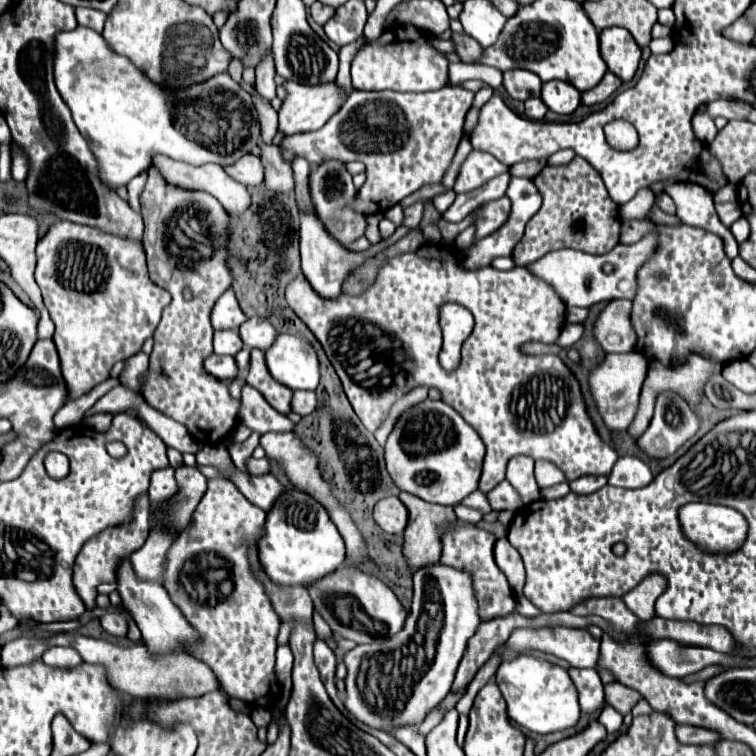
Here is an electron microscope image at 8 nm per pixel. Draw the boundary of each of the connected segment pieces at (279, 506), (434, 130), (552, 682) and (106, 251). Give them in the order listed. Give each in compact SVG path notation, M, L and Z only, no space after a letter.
M285 488L267 512L259 538L259 562L275 584L303 586L337 570L345 562L345 546L327 510L323 510L319 502L301 490Z
M445 86L437 92L417 92L417 94L403 94L403 92L363 92L353 90L347 96L347 102L339 108L339 114L327 122L321 130L315 132L303 132L295 136L287 136L281 140L279 148L283 148L283 156L293 162L297 156L305 158L311 166L321 164L329 158L337 158L343 162L359 160L365 164L367 180L363 188L357 192L357 198L353 202L353 208L361 214L373 214L373 212L385 212L387 208L399 204L405 196L413 194L425 184L441 182L445 170L451 164L451 158L463 138L463 122L467 110L471 108L473 93L465 90L463 86Z
M527 654L503 660L495 674L497 686L507 704L509 720L535 734L549 734L565 728L573 728L579 720L581 708L577 702L577 690L565 668Z
M65 220L53 224L47 236L39 240L35 280L41 288L51 320L55 322L53 342L59 352L63 380L67 380L67 400L87 394L93 386L109 378L109 370L115 362L137 354L143 342L153 336L161 320L161 310L171 302L171 294L149 280L145 252L139 242L123 240L113 234L99 232L97 228Z

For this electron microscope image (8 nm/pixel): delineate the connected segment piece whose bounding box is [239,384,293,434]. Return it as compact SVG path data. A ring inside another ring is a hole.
M247 384L241 388L239 424L245 424L257 434L289 432L293 428L293 422L285 414L279 414L275 408L271 408L267 400Z

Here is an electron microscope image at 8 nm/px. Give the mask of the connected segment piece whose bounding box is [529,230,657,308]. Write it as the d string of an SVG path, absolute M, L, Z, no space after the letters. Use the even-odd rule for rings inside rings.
M657 230L647 234L637 244L631 244L631 246L617 244L615 250L603 256L591 256L591 254L569 250L569 248L553 250L551 254L545 254L537 262L533 262L529 270L541 276L547 284L551 284L567 306L589 308L591 304L609 302L615 298L631 300L635 296L635 274L643 266L643 262L653 254L655 244L657 244Z

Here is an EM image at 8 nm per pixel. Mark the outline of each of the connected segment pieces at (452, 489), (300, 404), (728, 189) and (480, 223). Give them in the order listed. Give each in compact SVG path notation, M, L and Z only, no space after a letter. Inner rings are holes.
M431 398L403 412L385 444L387 472L397 488L443 506L457 506L477 490L483 456L485 444L479 434L451 406Z
M297 390L293 392L293 400L291 400L291 412L299 414L299 416L307 416L315 410L317 406L317 398L315 398L315 392L303 392L303 390Z
M727 184L723 190L719 190L715 194L715 202L735 202L737 200L737 186L735 184Z
M507 196L491 200L483 206L479 206L477 210L473 210L471 214L475 216L475 220L473 220L475 240L481 240L481 238L493 234L497 228L501 228L501 224L509 216L509 210L511 210L511 202Z

